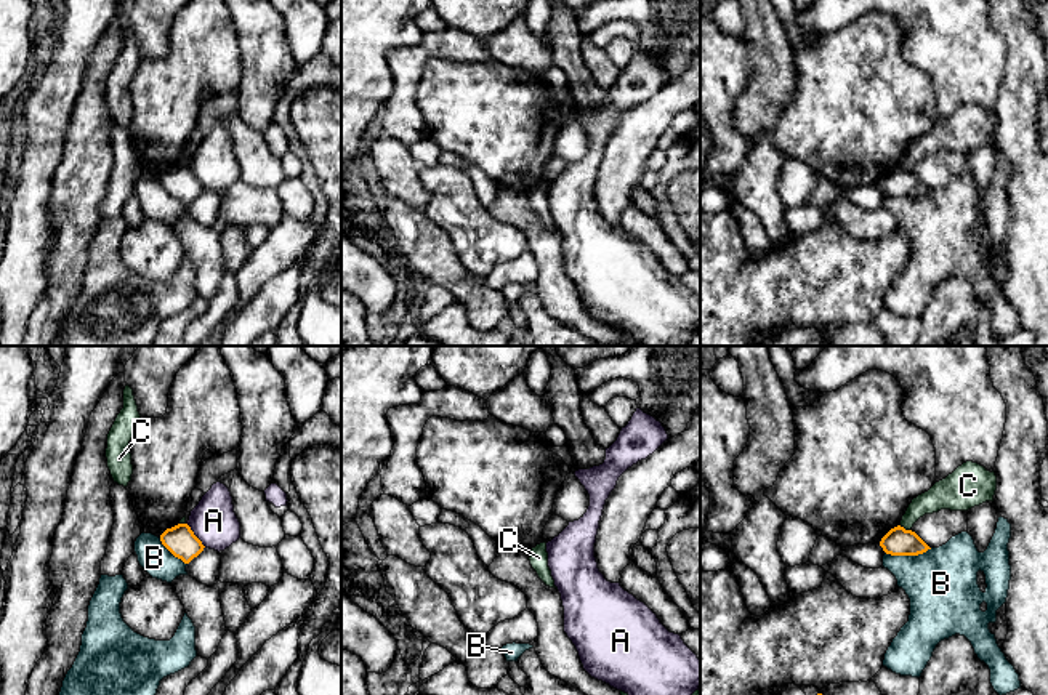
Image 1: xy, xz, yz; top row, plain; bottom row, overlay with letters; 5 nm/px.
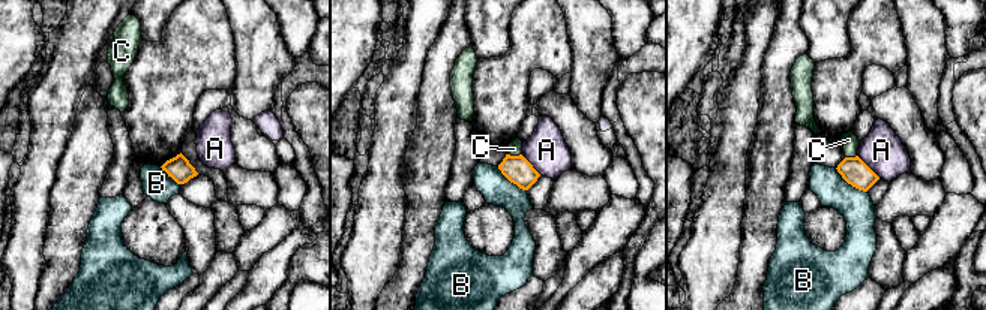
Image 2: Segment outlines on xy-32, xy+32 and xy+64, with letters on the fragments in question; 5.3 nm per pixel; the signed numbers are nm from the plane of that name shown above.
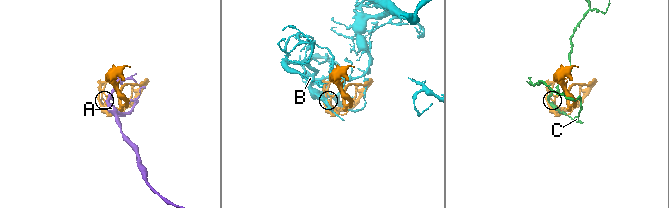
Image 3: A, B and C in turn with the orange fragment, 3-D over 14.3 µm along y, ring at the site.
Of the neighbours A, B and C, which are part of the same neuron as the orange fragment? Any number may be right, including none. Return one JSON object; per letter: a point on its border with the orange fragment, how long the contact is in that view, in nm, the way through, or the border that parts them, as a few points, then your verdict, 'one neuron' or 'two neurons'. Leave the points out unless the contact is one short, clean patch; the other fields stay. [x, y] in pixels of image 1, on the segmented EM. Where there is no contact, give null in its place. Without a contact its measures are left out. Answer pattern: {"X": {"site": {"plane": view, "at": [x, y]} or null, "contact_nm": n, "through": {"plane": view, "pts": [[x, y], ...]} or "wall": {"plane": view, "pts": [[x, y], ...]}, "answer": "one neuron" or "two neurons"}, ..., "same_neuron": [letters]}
{"A": {"site": {"plane": "xy", "at": [194, 535]}, "contact_nm": 160, "answer": "two neurons"}, "B": {"site": {"plane": "yz", "at": [907, 554]}, "contact_nm": 240, "answer": "two neurons"}, "C": {"site": {"plane": "yz", "at": [902, 527]}, "contact_nm": 60, "answer": "two neurons"}, "same_neuron": []}

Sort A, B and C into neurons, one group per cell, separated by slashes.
A / B / C

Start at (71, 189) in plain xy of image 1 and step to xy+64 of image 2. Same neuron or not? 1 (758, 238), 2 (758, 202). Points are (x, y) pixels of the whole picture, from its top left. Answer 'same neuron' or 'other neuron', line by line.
1: same neuron
2: same neuron

